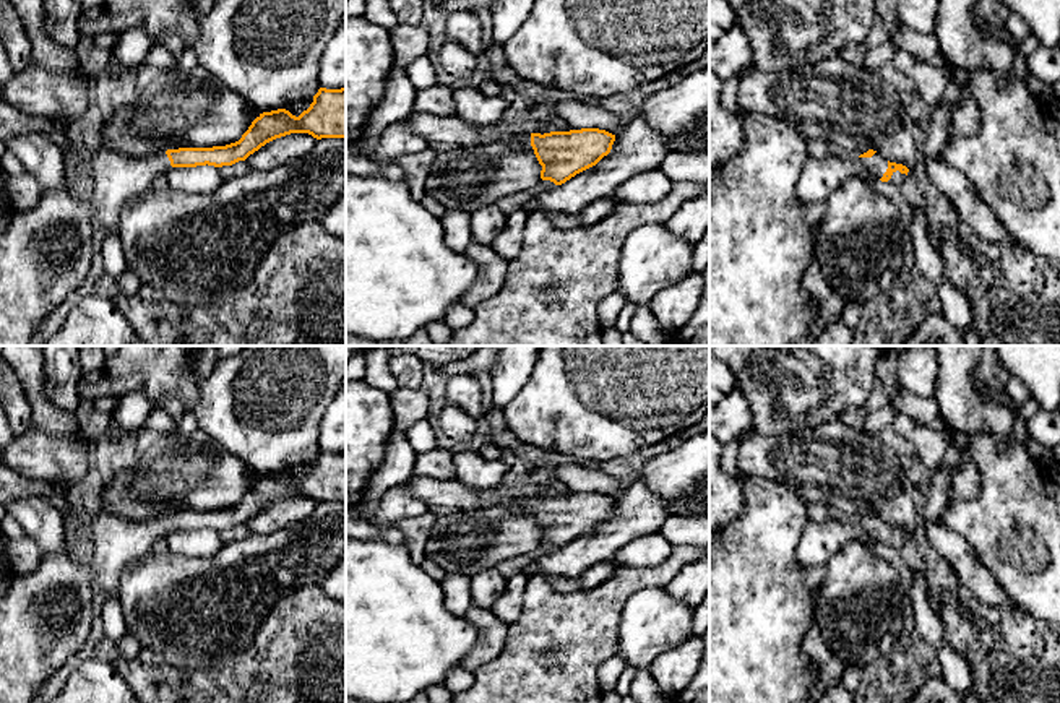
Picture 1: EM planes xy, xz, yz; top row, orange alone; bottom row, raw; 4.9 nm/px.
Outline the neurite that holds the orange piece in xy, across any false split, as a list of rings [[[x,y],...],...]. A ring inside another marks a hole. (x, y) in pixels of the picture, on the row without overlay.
[[[320,451],[313,466],[299,481],[286,472],[260,477],[242,502],[226,510],[179,511],[156,520],[127,521],[115,515],[75,513],[67,495],[57,495],[49,482],[31,482],[18,471],[0,464],[0,503],[13,503],[29,497],[41,497],[52,503],[63,516],[71,520],[83,537],[93,546],[89,560],[96,589],[118,594],[123,567],[144,557],[157,539],[172,531],[232,529],[245,524],[266,507],[291,498],[308,497],[317,503],[346,502],[346,451]]]

